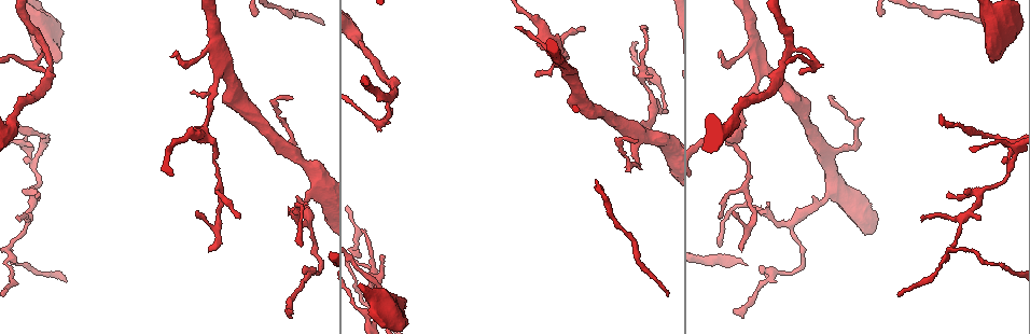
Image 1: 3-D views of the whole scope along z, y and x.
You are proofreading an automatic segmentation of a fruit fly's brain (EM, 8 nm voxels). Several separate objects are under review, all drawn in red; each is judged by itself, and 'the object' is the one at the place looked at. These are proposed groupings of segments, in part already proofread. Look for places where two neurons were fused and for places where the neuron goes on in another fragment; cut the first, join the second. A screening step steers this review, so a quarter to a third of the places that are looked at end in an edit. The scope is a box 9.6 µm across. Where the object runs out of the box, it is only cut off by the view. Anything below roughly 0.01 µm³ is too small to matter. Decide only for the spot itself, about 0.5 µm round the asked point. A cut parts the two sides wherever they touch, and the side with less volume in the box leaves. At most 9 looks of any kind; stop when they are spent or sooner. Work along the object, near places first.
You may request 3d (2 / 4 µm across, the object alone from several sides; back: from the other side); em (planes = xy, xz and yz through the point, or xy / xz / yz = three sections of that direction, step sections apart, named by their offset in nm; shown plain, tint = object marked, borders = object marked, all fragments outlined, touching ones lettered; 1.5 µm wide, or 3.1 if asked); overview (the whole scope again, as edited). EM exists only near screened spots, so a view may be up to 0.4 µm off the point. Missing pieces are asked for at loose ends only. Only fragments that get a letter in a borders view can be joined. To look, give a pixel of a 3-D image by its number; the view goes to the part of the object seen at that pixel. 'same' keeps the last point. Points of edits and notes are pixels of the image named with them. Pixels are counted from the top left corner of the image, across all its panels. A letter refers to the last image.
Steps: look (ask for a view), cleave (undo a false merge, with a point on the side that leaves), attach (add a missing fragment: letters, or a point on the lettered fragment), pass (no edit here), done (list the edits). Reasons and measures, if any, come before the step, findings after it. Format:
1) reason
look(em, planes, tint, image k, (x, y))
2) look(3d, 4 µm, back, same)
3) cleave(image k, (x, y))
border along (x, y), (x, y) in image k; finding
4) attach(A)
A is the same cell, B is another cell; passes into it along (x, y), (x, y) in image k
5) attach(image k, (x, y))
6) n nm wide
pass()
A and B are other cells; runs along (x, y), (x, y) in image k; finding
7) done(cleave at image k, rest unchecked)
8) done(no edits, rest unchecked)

thin end
look(em, xy, step 4, borders, image 1, (18, 215))

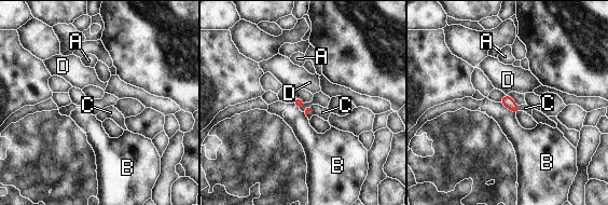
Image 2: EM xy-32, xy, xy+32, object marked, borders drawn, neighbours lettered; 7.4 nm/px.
attach(C)
C is the same cell, A, B and D are other cells; passes into it along (506, 100), (517, 108), (525, 108) in image 2; it goes on there

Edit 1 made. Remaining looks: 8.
look(overview)

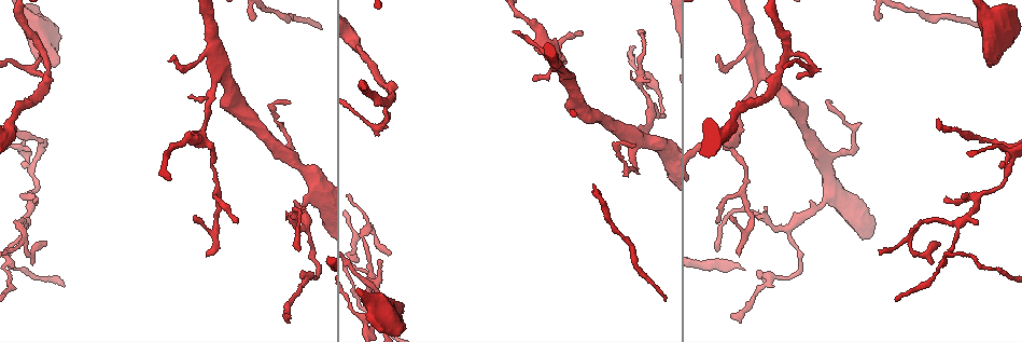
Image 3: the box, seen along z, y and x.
sharp bend
look(3d, 2 µm, image 3, (387, 103))

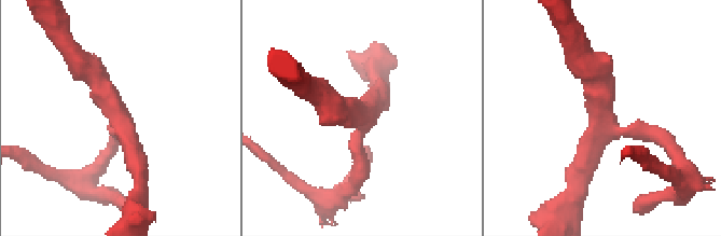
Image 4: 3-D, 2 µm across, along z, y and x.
3 arms
look(em, planes, tint, image 4, (608, 124))

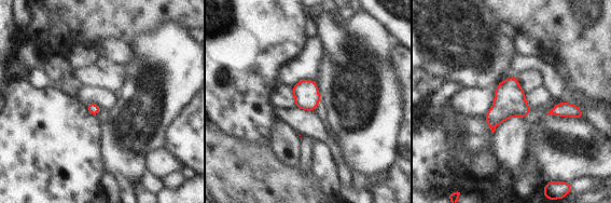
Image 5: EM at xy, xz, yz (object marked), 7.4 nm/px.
what lies round it
look(em, planes, borders, same)

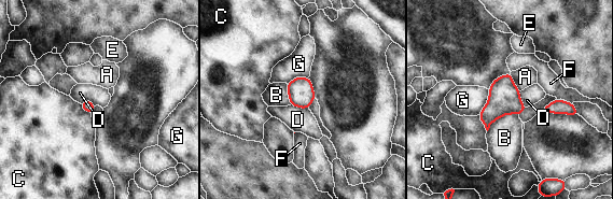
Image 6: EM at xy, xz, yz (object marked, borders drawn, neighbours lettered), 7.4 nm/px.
20 nm wide
pass()
A, B, C, D, E, F and G are other cells; border along (518, 114), (502, 115), (487, 131) in image 6; one neuron here

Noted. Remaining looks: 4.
done(attach at image 2, rest unchecked)

